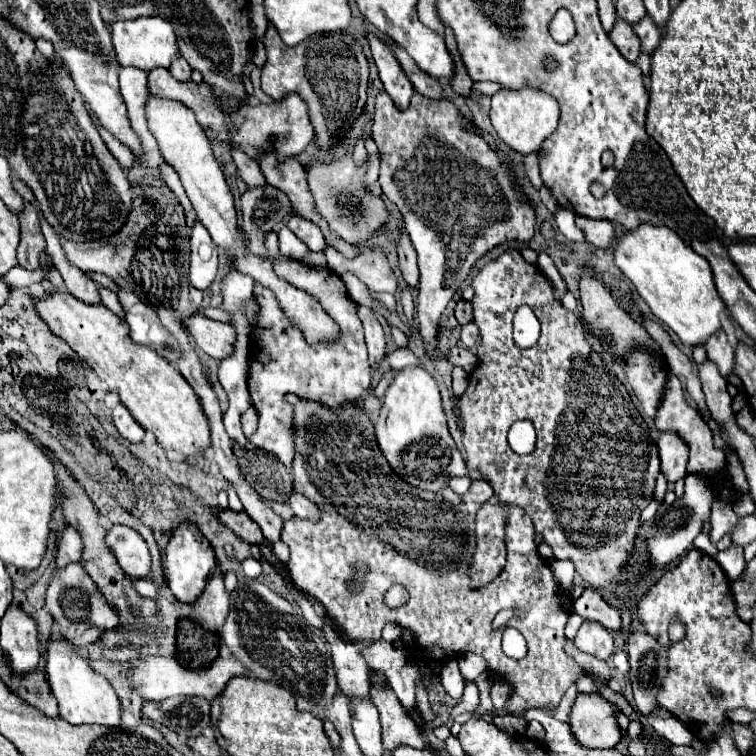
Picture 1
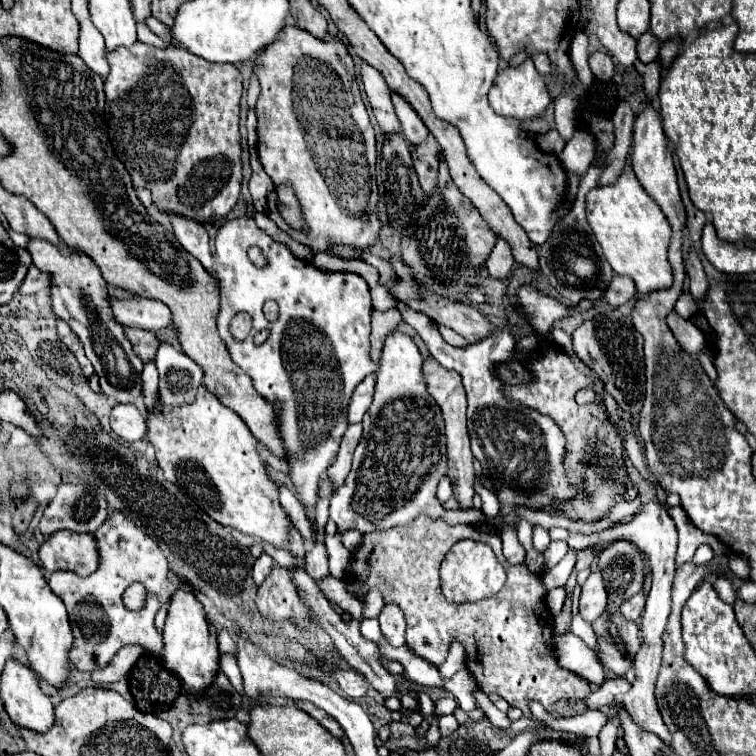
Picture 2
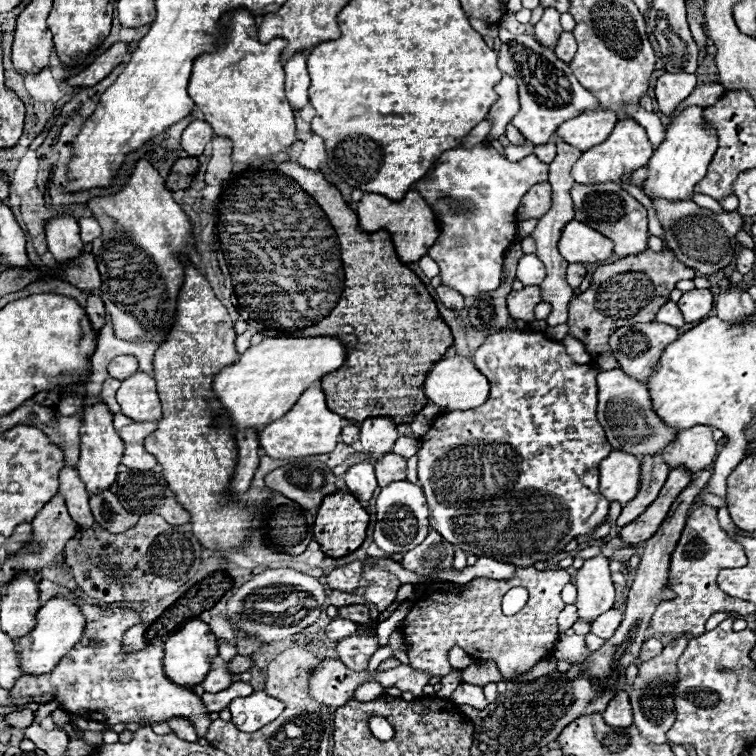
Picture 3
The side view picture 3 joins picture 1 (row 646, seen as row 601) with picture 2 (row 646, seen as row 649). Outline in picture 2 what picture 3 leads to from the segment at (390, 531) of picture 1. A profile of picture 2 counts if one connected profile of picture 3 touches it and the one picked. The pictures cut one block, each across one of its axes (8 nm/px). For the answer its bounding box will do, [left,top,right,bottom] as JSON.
[346,516,590,712]

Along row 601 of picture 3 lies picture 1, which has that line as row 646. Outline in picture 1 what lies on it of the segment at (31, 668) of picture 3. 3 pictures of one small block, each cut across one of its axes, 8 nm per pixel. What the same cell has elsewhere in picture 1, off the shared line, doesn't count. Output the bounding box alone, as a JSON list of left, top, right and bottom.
[46,640,122,726]

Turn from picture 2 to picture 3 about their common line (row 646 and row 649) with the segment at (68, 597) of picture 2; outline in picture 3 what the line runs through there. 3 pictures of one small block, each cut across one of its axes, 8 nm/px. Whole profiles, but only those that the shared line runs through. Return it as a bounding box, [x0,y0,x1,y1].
[12,602,212,738]

